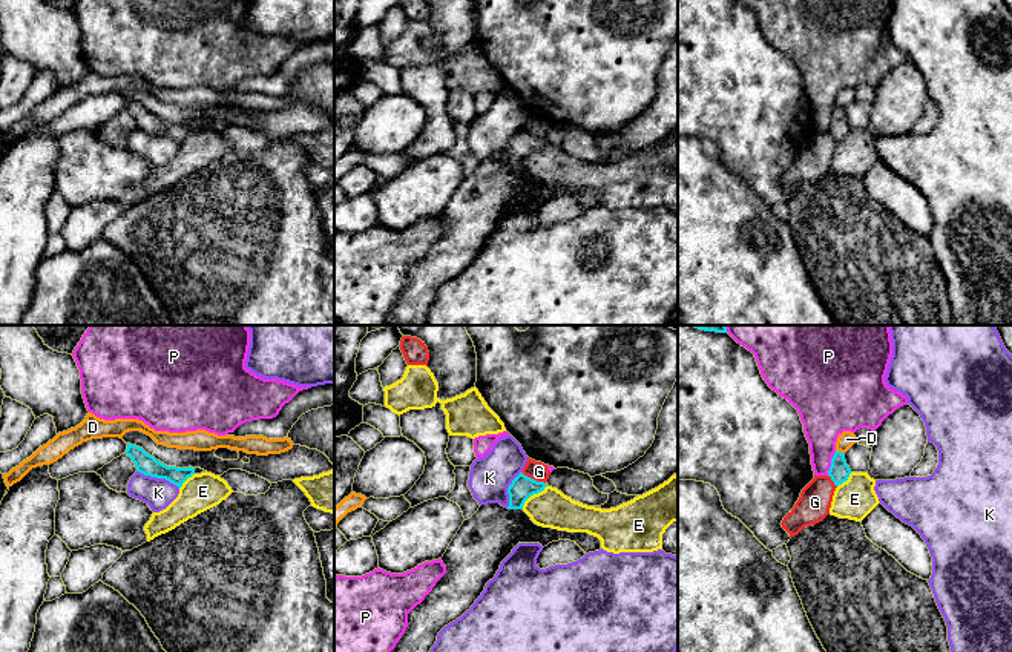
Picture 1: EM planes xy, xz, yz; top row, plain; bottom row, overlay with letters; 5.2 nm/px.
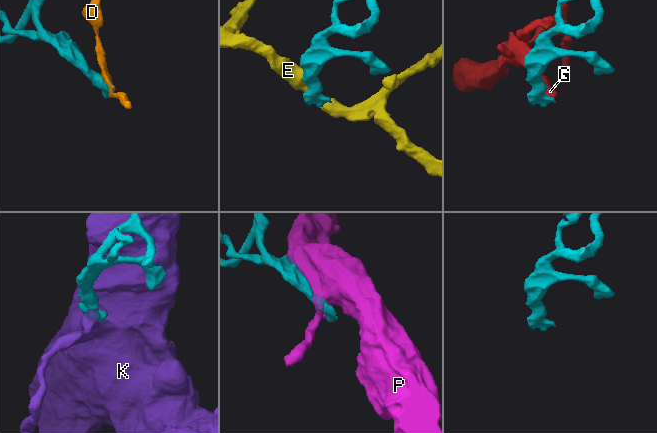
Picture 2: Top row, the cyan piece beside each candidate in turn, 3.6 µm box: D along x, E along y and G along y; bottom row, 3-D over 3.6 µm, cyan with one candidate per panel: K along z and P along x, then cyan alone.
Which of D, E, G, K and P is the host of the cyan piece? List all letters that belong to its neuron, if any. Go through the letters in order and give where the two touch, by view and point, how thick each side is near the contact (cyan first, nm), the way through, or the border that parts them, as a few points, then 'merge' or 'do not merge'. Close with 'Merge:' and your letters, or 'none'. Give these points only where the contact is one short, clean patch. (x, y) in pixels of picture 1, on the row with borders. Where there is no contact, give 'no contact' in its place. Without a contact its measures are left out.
D: contact yz (839, 451); calibres 110 and 90 nm; border yz (836, 450), (844, 453); do not merge
E: contact xz (532, 494); calibres 120 and 200 nm; border xz (546, 487), (534, 493), (522, 508); do not merge
G: contact xz (532, 479); calibres 120 and 100 nm; border xz (522, 471), (545, 484); do not merge
K: contact xy (158, 477); calibres 110 and 160 nm; border xy (137, 470), (144, 474), (164, 477), (178, 488); do not merge
P: contact yz (831, 464); calibres 110 and 240 nm; do not merge
Merge: none

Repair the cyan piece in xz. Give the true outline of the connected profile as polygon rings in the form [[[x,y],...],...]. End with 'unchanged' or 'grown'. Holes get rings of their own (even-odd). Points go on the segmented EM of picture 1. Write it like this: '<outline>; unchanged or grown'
[[[520,473],[508,488],[508,508],[481,505],[463,522],[442,557],[446,574],[408,614],[408,627],[391,652],[429,652],[439,632],[471,609],[518,543],[540,543],[544,548],[552,542],[570,540],[586,554],[603,549],[595,535],[543,528],[531,520],[523,505],[544,488],[544,482]]]; grown

